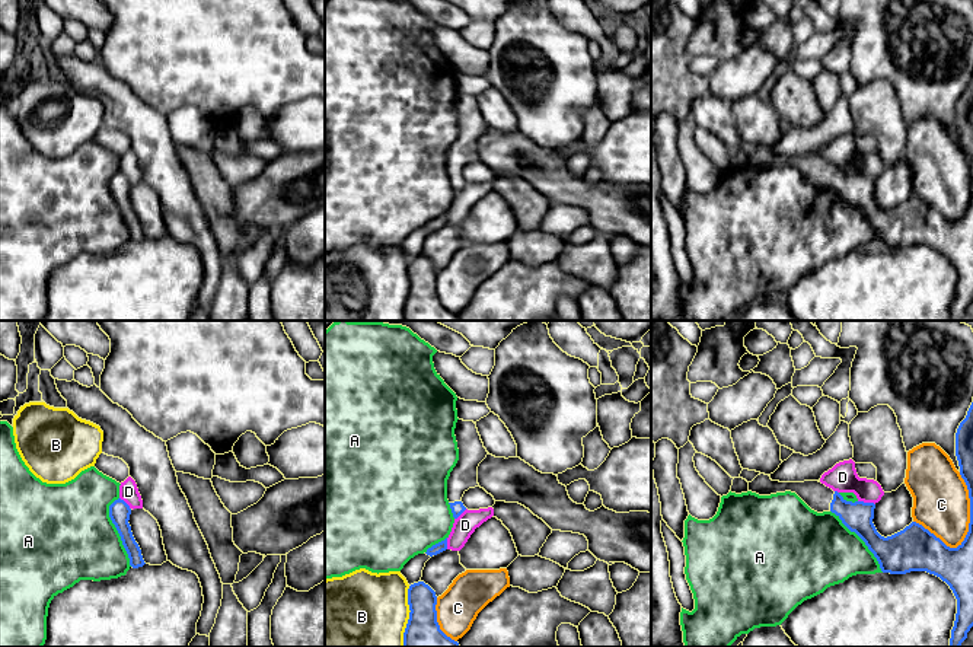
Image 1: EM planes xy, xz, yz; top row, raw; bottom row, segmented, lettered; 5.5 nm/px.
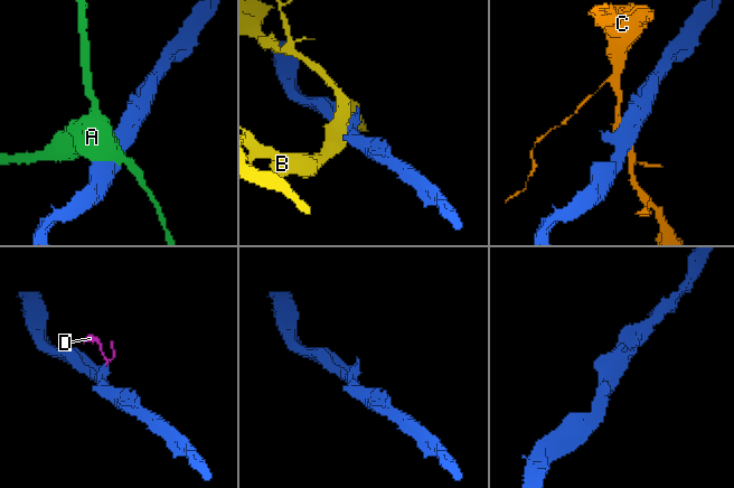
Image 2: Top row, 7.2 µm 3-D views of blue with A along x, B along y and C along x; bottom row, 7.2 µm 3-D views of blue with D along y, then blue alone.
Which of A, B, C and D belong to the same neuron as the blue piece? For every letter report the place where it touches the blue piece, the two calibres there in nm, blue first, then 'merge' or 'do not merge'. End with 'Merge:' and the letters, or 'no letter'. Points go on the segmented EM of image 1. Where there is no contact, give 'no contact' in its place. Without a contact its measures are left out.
A: meets blue in xy at (118, 532); 120 nm thick on the blue side, 460 nm on the other; do not merge
B: meets blue in xz at (410, 617); 240 nm thick on the blue side, 480 nm on the other; do not merge
C: meets blue in xz at (436, 621); 240 nm thick on the blue side, 220 nm on the other; do not merge
D: meets blue in yz at (867, 503); 160 nm thick on the blue side, 160 nm on the other; do not merge
Merge: no letter

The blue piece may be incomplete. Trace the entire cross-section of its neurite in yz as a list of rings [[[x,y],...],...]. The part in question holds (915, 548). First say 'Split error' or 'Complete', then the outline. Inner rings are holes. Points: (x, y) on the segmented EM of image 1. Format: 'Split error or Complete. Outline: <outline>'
Split error. Outline: [[[973,402],[956,433],[956,456],[970,498],[969,532],[957,548],[947,546],[916,522],[884,538],[872,523],[874,503],[846,501],[838,491],[819,481],[779,482],[760,474],[749,482],[749,491],[759,495],[791,491],[817,513],[835,513],[865,542],[883,573],[926,571],[939,577],[957,599],[950,647],[960,647],[973,627]]]

